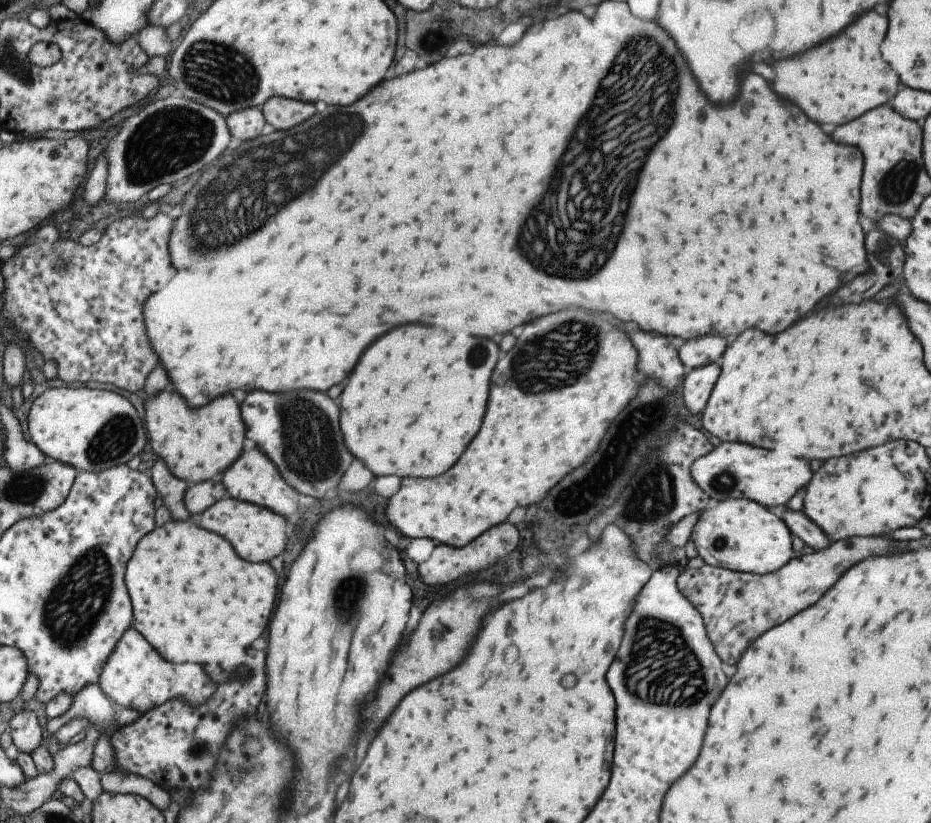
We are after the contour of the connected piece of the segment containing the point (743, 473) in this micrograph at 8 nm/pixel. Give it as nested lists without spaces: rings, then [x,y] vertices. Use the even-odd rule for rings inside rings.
[[[719,444],[713,450],[701,458],[697,458],[691,468],[689,468],[691,480],[707,494],[708,498],[715,498],[717,501],[729,500],[733,498],[747,498],[764,507],[786,505],[789,498],[798,494],[799,490],[805,486],[807,478],[811,478],[811,472],[807,476],[807,464],[797,458],[775,458],[769,450],[755,448],[749,444]]]

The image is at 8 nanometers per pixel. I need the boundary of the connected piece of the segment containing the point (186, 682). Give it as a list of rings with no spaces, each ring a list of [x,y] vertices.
[[[132,626],[123,632],[123,636],[113,646],[101,669],[98,682],[105,696],[109,696],[121,708],[131,708],[140,715],[144,711],[161,706],[161,703],[168,702],[171,698],[183,698],[185,704],[199,706],[207,702],[207,698],[215,690],[213,682],[201,672],[199,666],[169,664],[161,660],[161,656],[153,652],[153,647],[149,646],[147,640]]]

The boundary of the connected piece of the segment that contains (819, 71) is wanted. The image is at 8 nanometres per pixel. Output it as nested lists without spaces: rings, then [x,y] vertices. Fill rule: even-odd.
[[[867,12],[853,22],[841,36],[811,48],[809,52],[789,60],[785,76],[775,76],[773,88],[785,100],[797,104],[809,120],[817,124],[845,124],[863,112],[885,104],[897,92],[897,76],[881,60],[879,46],[885,36],[887,20],[877,12]]]

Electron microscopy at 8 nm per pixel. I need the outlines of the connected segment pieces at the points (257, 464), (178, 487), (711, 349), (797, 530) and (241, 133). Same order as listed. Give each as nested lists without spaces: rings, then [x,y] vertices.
[[[251,443],[251,448],[245,448],[241,456],[237,456],[239,460],[235,460],[231,464],[231,468],[223,470],[223,474],[219,477],[222,486],[225,487],[226,496],[233,497],[235,500],[241,500],[249,504],[256,504],[261,508],[267,508],[279,516],[283,516],[288,522],[289,517],[295,517],[303,514],[298,510],[299,493],[293,490],[282,478],[275,465],[256,445]]]
[[[160,459],[146,473],[155,487],[156,494],[162,498],[162,504],[169,510],[172,518],[192,518],[183,502],[183,495],[188,487],[183,480],[173,476]]]
[[[699,336],[683,342],[677,354],[683,366],[694,369],[706,364],[719,363],[725,348],[727,342],[721,336]]]
[[[785,508],[782,513],[781,520],[787,526],[787,530],[799,538],[805,546],[819,550],[823,546],[829,544],[827,536],[815,526],[802,512],[793,512]]]
[[[243,108],[225,116],[229,134],[239,140],[251,140],[267,128],[263,113],[259,108]]]

